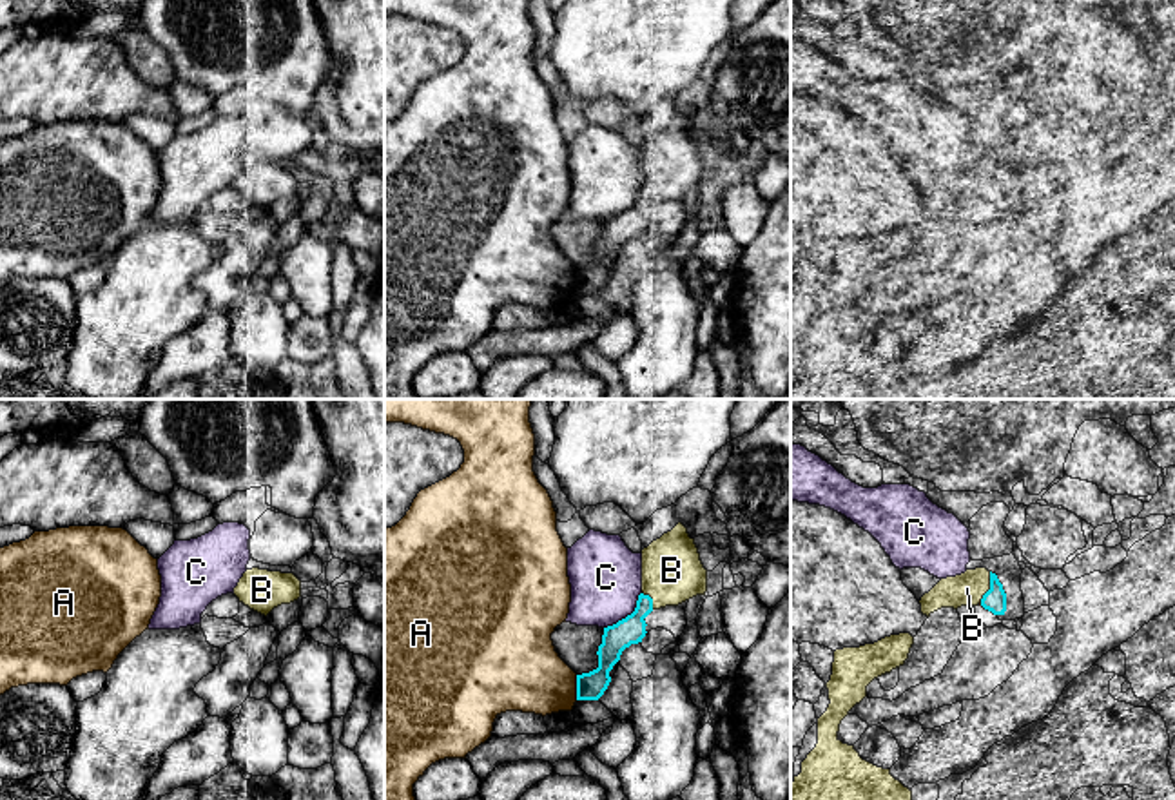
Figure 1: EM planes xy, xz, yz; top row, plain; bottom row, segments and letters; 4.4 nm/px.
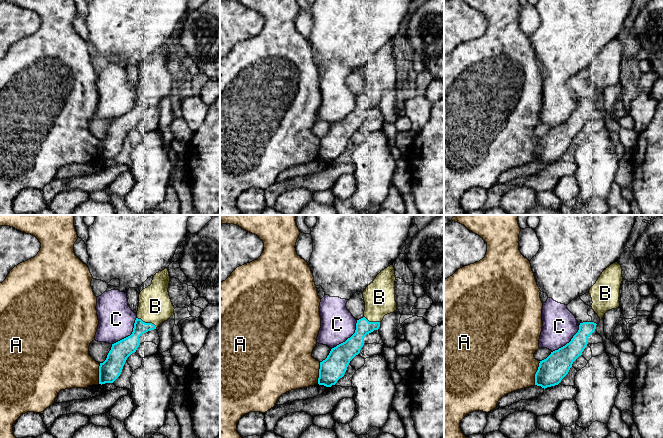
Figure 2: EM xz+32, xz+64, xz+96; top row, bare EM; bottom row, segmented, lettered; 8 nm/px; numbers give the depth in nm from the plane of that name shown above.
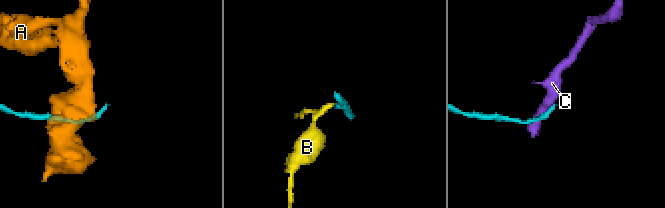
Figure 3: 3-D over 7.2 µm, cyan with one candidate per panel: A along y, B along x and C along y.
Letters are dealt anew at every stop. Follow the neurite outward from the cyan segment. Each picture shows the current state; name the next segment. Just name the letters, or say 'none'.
B

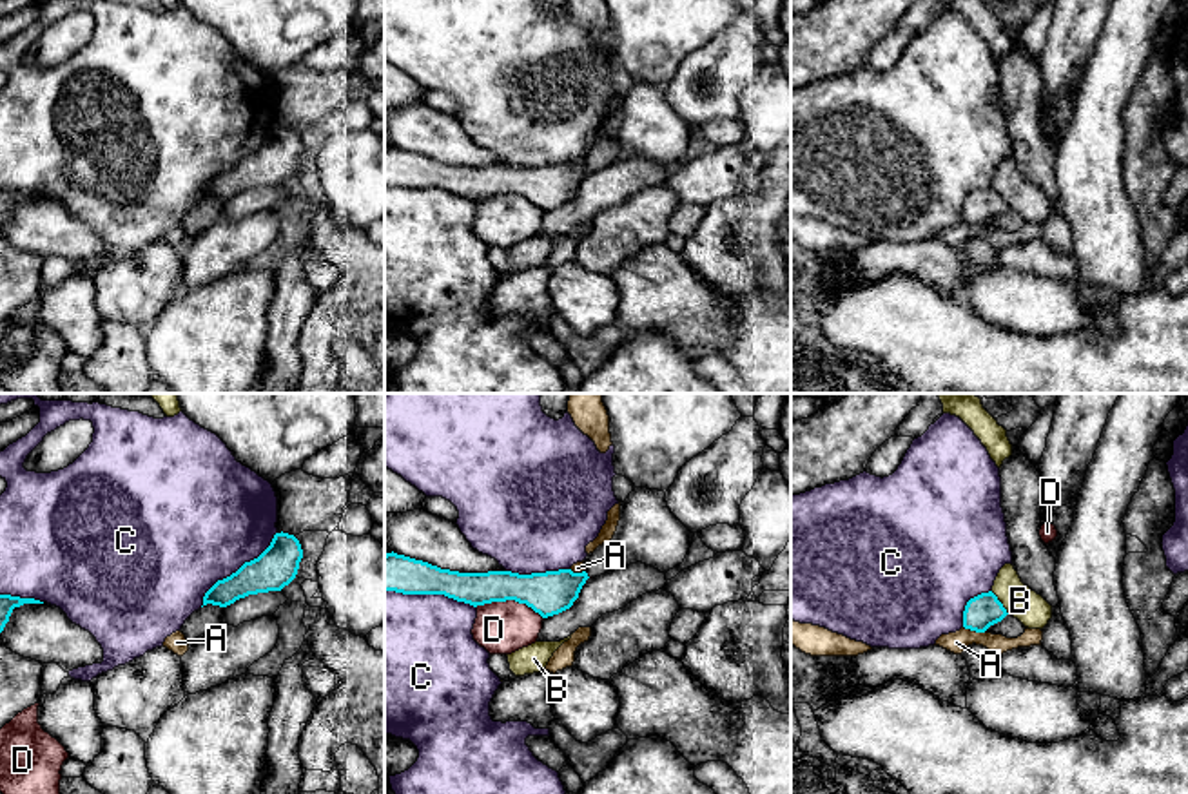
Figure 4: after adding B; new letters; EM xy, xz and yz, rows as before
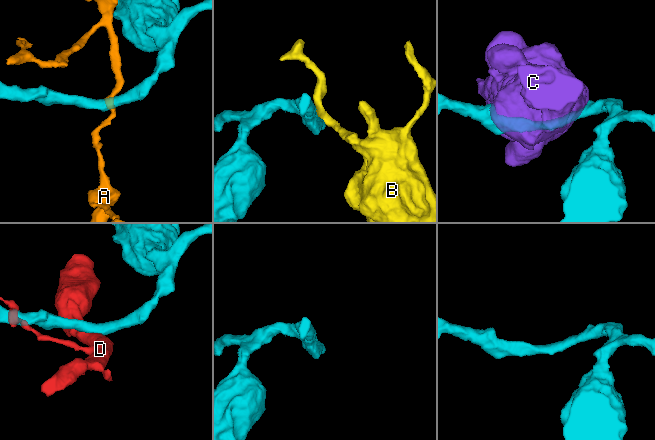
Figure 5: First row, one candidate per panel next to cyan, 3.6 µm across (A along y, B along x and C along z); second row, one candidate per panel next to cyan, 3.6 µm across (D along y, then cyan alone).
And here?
none

